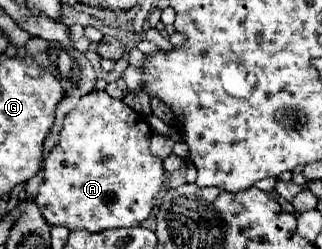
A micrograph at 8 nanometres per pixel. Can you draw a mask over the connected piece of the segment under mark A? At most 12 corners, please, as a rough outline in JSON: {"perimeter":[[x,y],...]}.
{"perimeter":[[106,91],[64,117],[34,197],[48,225],[148,219],[166,177]]}

